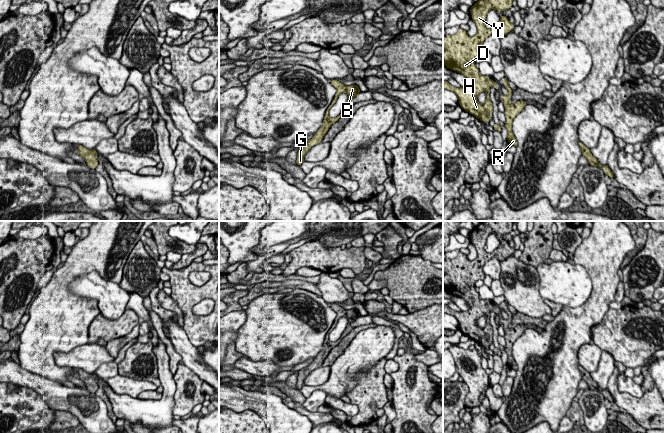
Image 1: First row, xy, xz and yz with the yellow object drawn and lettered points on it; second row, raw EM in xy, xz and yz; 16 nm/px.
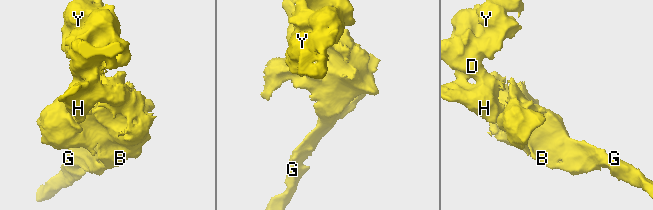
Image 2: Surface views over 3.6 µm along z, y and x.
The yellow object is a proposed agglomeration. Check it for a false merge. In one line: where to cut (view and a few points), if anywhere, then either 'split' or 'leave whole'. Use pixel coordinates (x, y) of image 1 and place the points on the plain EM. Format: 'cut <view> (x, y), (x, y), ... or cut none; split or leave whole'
cut none; leave whole

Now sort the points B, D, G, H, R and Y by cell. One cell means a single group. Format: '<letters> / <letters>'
B D G H R Y

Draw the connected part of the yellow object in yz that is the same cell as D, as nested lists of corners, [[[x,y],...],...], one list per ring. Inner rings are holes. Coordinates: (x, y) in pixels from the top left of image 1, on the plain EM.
[[[482,221],[470,232],[472,244],[477,250],[477,258],[469,261],[465,254],[459,252],[456,258],[447,258],[447,261],[443,262],[443,288],[448,293],[463,298],[471,307],[467,311],[457,312],[443,305],[443,312],[457,319],[459,329],[463,334],[485,347],[491,344],[490,339],[493,338],[493,329],[489,320],[490,309],[492,308],[496,313],[498,311],[494,304],[479,298],[475,283],[477,280],[484,280],[483,266],[488,260],[496,256],[503,261],[515,251],[508,241],[502,239],[493,252],[487,253],[484,247],[488,236],[491,233],[504,235],[512,229],[513,223],[510,221]],[[484,314],[487,316],[486,325],[481,328],[476,325],[476,322]]]

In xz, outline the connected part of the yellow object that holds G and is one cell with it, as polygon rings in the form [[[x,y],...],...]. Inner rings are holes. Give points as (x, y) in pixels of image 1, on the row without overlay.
[[[330,304],[330,307],[336,312],[337,316],[334,320],[334,323],[332,324],[331,328],[329,329],[329,331],[327,332],[325,336],[322,350],[314,358],[312,363],[302,368],[300,371],[298,371],[298,378],[297,378],[297,384],[296,384],[296,388],[298,390],[301,390],[301,388],[304,385],[304,379],[310,374],[310,372],[316,368],[321,367],[324,360],[328,356],[329,352],[341,342],[343,337],[348,335],[353,330],[351,323],[356,321],[361,316],[358,309],[356,308],[346,310],[338,304]],[[342,317],[348,318],[348,324],[346,328],[343,330],[341,337],[336,342],[331,342],[329,340],[329,334],[336,327],[338,320]]]

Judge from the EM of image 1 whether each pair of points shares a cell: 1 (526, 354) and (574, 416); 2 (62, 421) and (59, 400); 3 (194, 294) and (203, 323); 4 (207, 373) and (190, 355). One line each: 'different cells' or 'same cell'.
1: different cells
2: different cells
3: same cell
4: same cell

